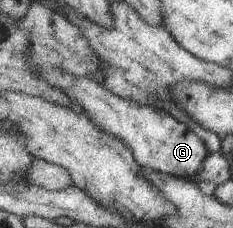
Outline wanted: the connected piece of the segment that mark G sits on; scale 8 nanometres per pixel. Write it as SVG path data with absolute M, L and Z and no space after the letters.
M45 68L43 77L55 88L70 94L80 110L89 115L95 125L99 125L99 129L115 137L121 137L131 147L139 165L143 165L148 171L163 172L180 178L195 177L209 157L207 143L197 133L193 133L185 123L181 123L163 109L137 105L134 101L119 97L94 79L77 77L65 73L63 69Z

